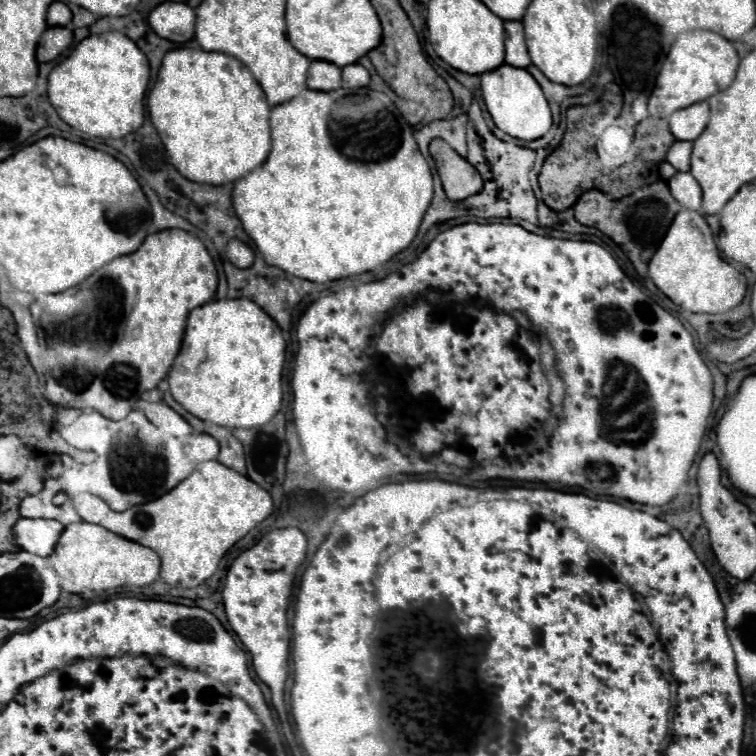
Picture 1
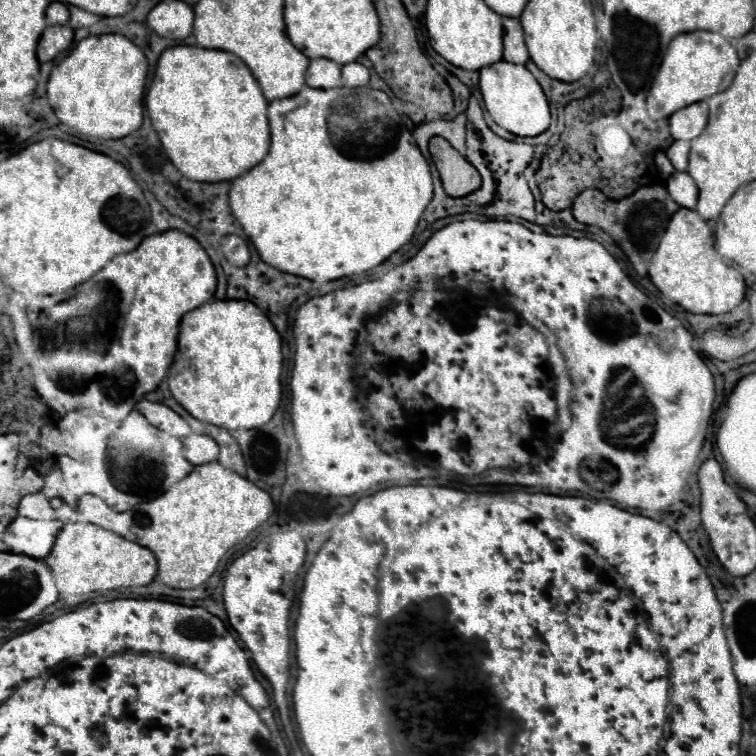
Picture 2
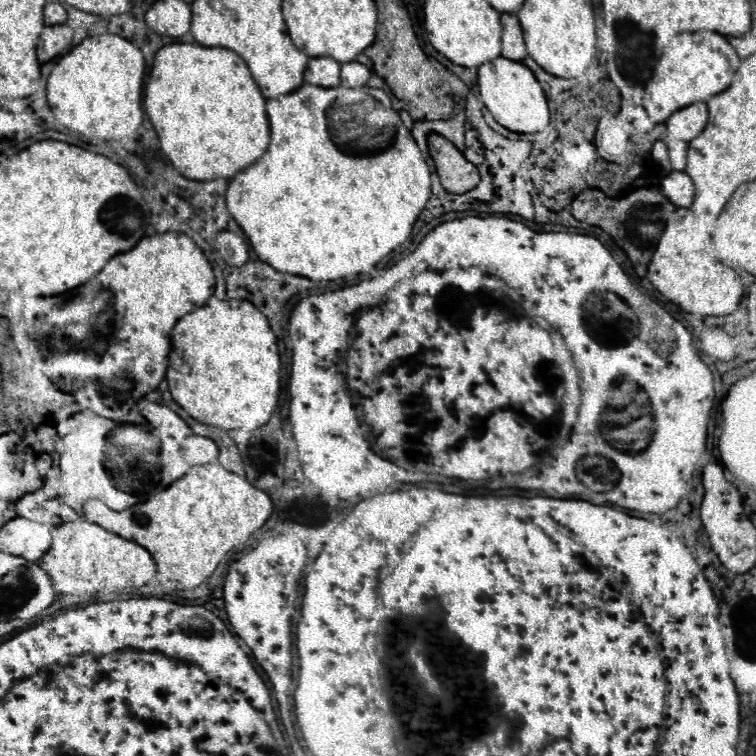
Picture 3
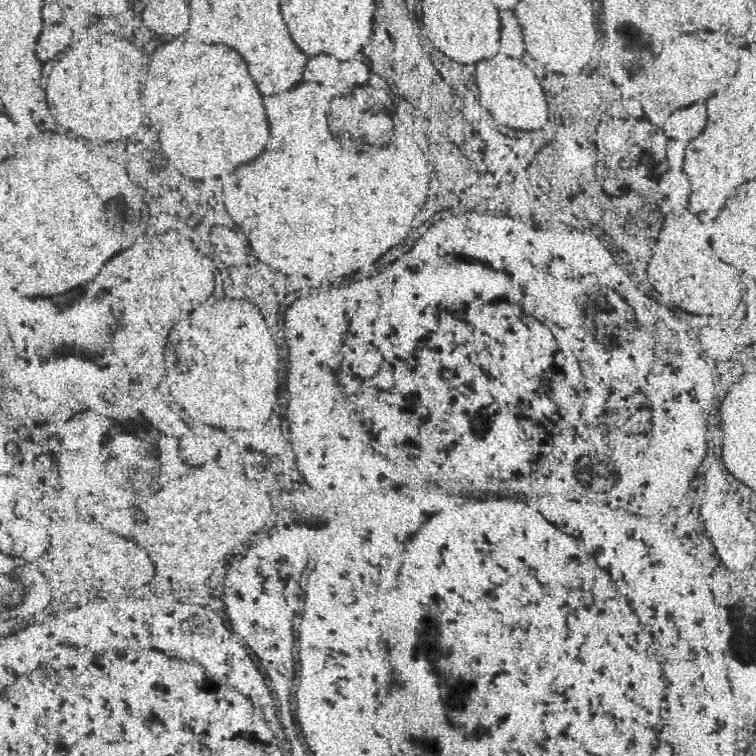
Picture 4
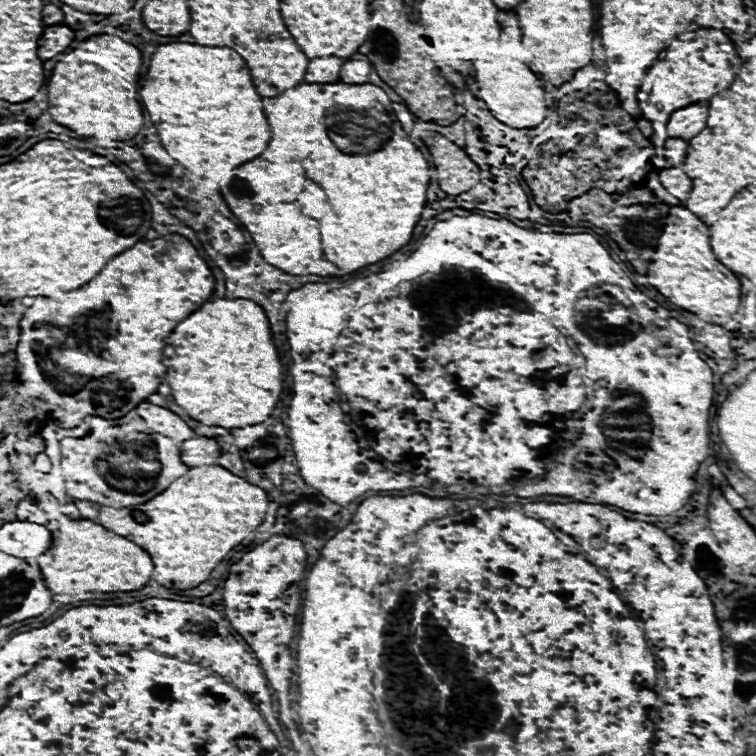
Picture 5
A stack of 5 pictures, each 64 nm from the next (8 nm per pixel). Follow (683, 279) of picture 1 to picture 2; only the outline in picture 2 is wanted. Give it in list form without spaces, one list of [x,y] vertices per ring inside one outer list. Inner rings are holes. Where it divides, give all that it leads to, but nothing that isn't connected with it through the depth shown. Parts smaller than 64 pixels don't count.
[[[684,208],[670,218],[658,250],[648,264],[648,278],[666,298],[694,314],[726,314],[734,310],[746,294],[744,278],[716,256],[708,224],[700,214]]]

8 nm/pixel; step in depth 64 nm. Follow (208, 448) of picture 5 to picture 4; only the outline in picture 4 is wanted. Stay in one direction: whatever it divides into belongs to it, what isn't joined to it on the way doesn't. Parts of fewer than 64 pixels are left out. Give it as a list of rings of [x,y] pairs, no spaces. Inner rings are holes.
[[[192,436],[184,438],[180,444],[180,458],[188,466],[200,466],[200,464],[210,464],[216,462],[218,458],[218,446],[212,438],[208,436]]]

